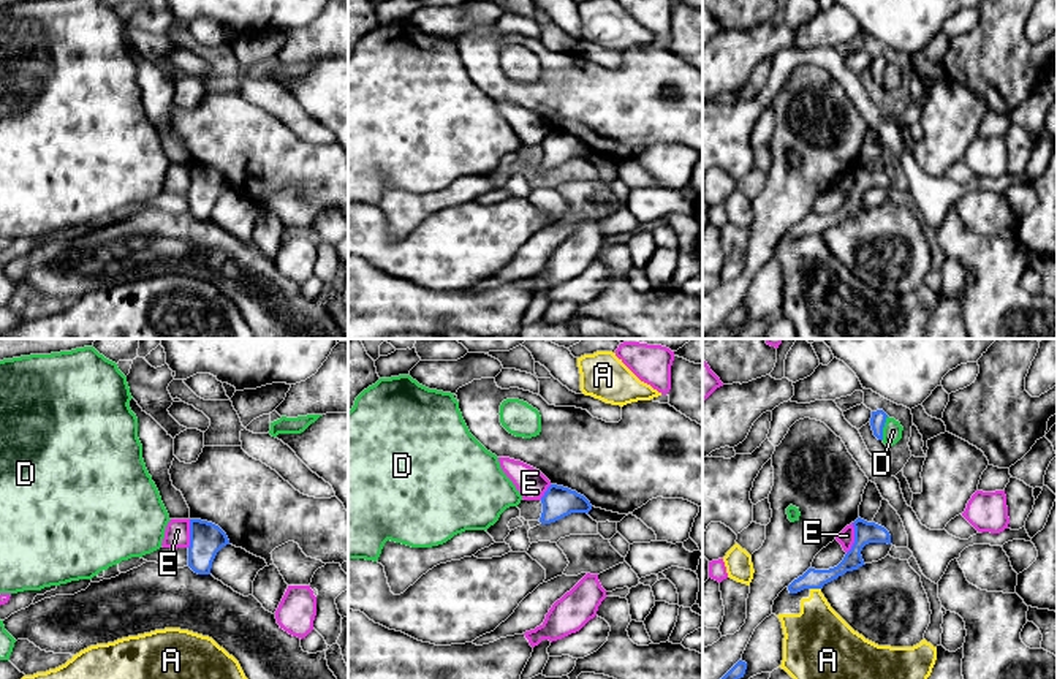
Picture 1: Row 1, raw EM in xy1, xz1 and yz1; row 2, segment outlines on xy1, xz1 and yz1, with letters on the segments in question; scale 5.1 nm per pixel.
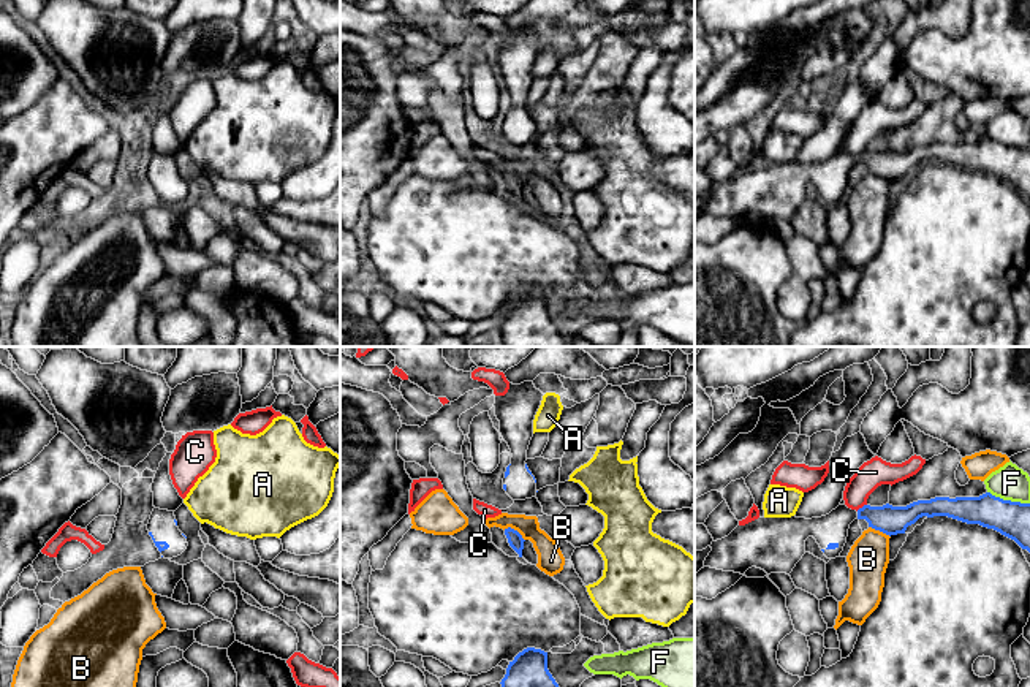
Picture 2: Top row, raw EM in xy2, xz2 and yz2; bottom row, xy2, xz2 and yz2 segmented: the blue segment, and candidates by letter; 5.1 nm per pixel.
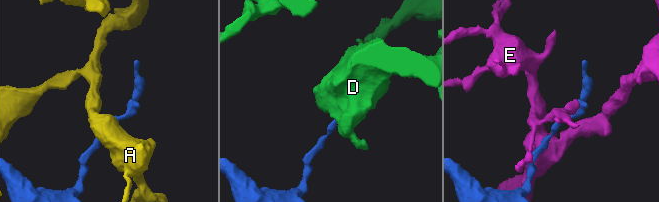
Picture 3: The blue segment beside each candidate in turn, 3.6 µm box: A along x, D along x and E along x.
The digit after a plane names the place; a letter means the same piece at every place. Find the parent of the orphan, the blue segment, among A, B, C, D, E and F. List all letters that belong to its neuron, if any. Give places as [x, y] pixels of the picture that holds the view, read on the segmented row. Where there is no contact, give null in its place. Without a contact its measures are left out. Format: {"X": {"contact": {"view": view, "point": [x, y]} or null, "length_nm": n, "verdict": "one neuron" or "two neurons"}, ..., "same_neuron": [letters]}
{"A": {"contact": {"view": "yz1", "point": [815, 587]}, "length_nm": 60, "verdict": "two neurons"}, "B": {"contact": {"view": "xz2", "point": [513, 529]}, "length_nm": 130, "verdict": "two neurons"}, "C": {"contact": {"view": "yz2", "point": [863, 507]}, "length_nm": 70, "verdict": "two neurons"}, "D": {"contact": {"view": "yz1", "point": [883, 426]}, "length_nm": 120, "verdict": "two neurons"}, "E": {"contact": {"view": "yz1", "point": [855, 538]}, "length_nm": 160, "verdict": "two neurons"}, "F": {"contact": {"view": "yz2", "point": [1008, 501]}, "length_nm": 220, "verdict": "two neurons"}, "same_neuron": []}

